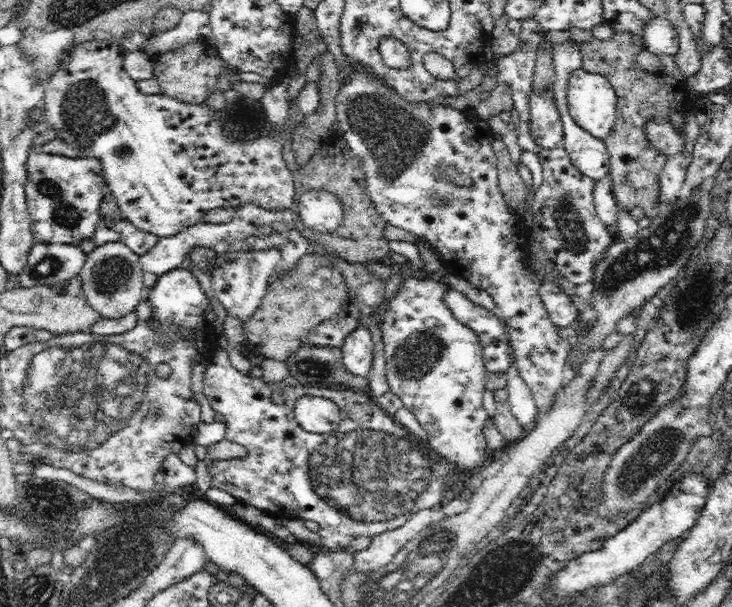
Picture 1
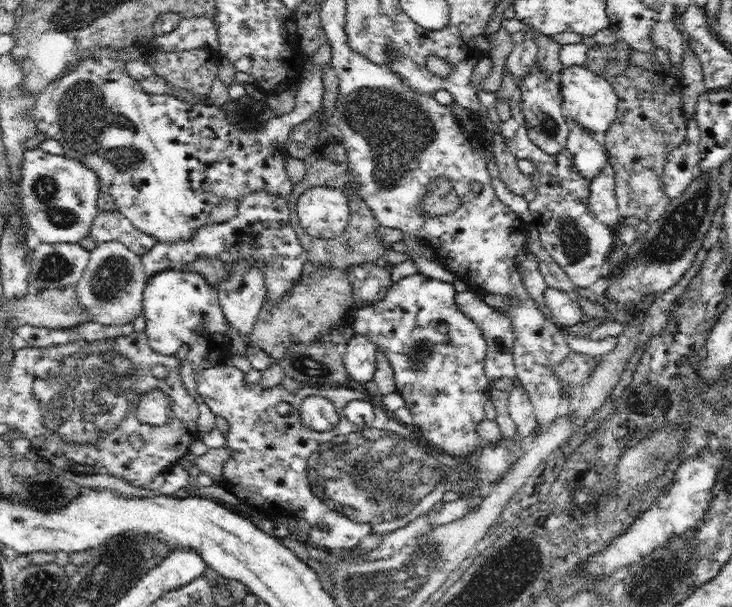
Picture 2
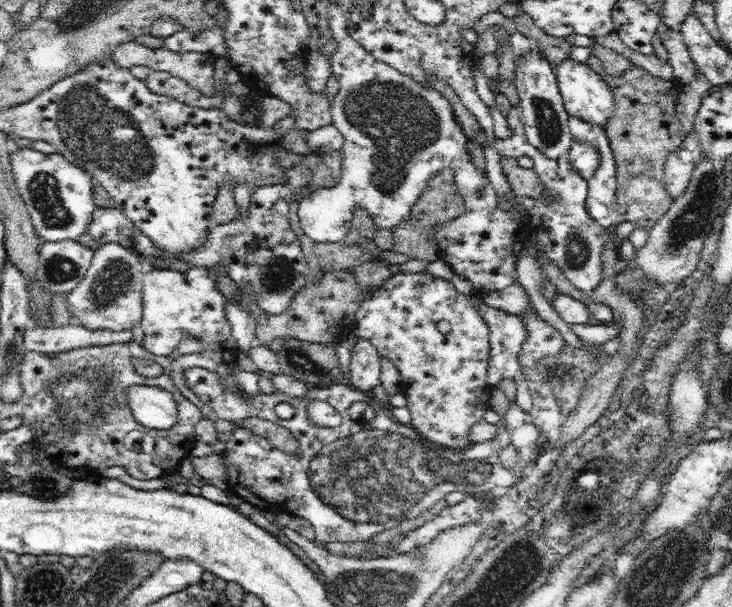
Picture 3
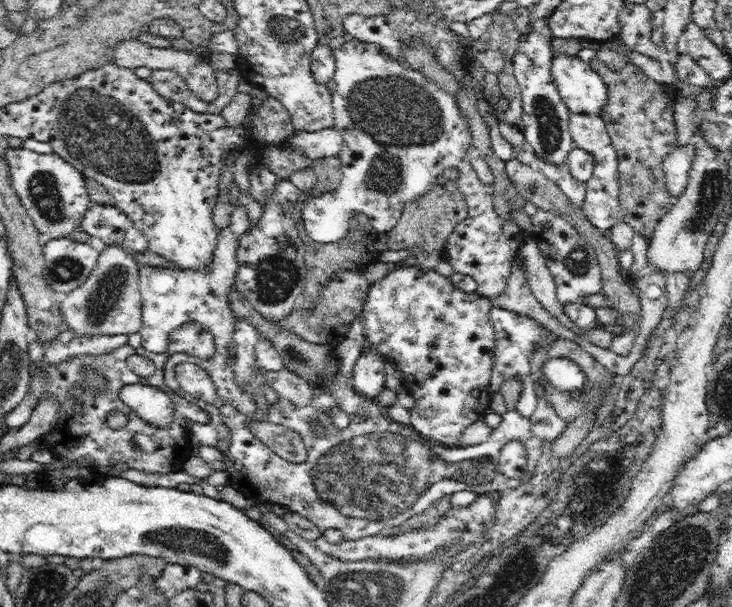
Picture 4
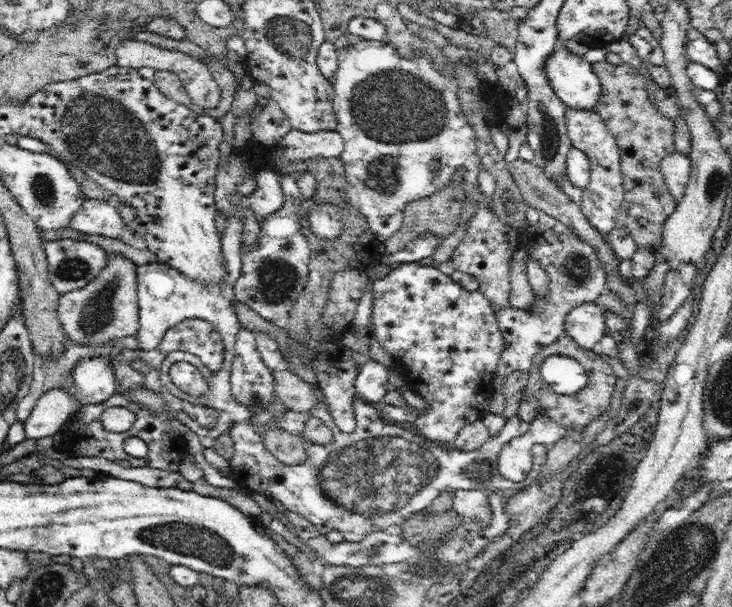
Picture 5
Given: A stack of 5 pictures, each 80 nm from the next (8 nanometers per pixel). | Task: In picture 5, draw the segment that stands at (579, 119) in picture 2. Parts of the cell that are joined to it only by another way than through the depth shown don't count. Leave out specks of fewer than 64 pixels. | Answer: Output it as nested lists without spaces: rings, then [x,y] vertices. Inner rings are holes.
[[[558,37],[554,51],[544,64],[546,79],[568,107],[594,110],[600,98],[600,79],[594,73],[592,63],[568,51],[564,44],[565,39]]]

